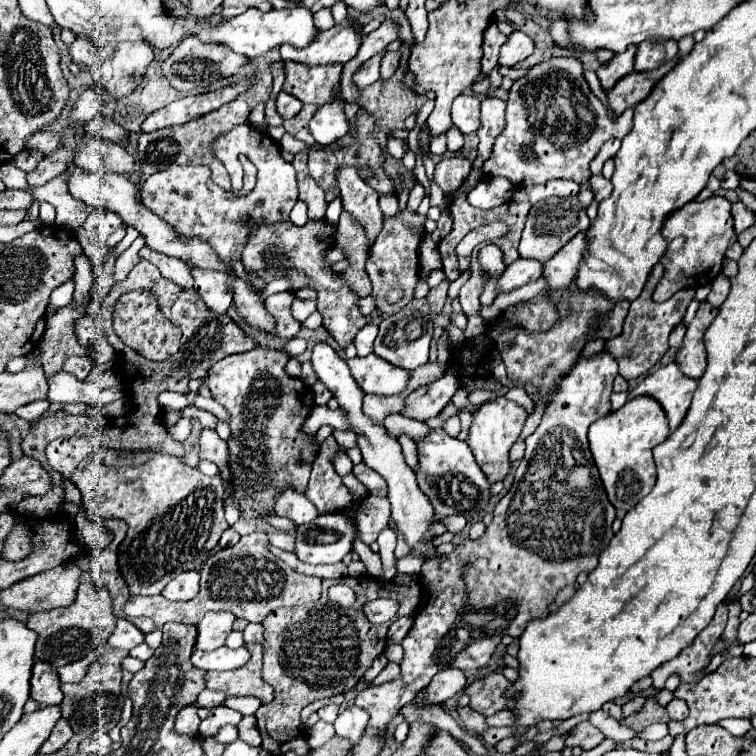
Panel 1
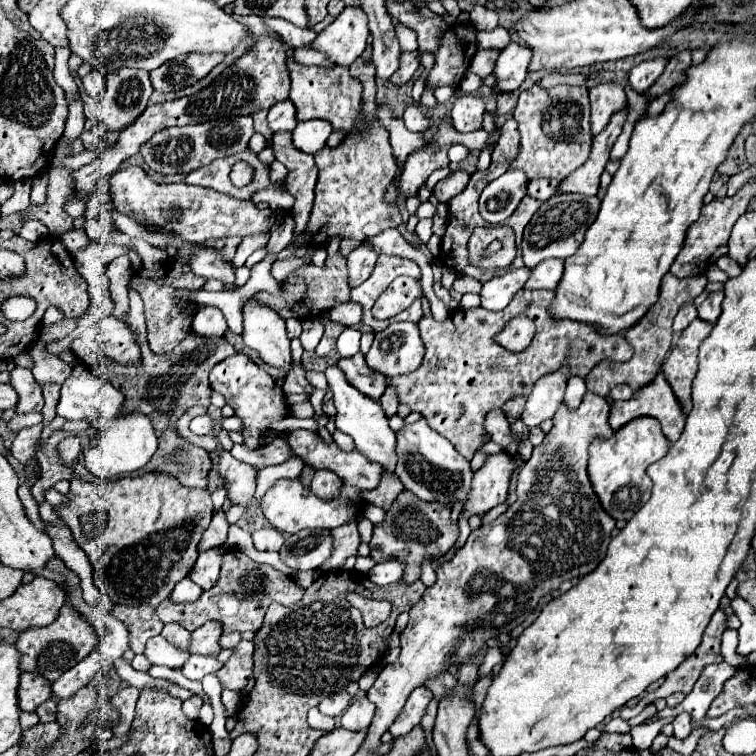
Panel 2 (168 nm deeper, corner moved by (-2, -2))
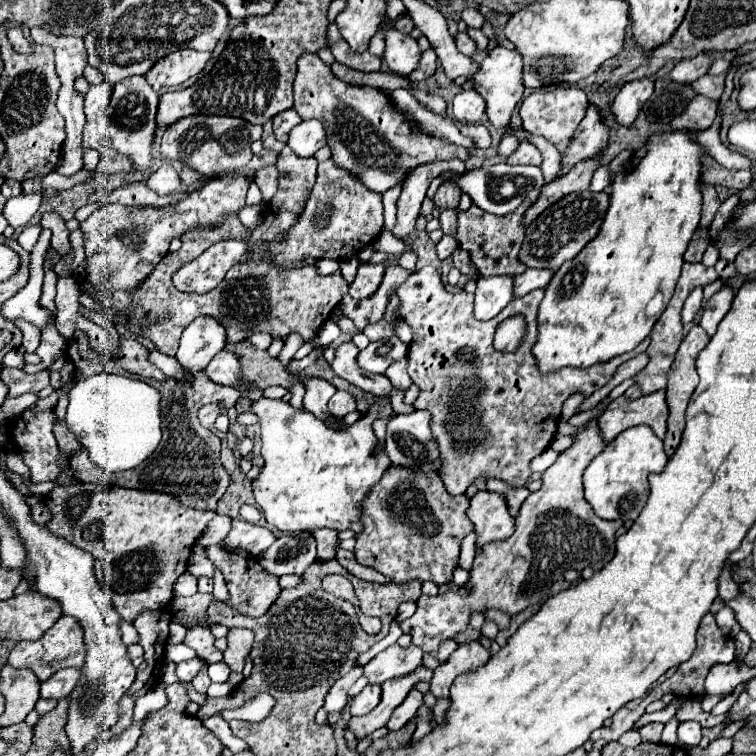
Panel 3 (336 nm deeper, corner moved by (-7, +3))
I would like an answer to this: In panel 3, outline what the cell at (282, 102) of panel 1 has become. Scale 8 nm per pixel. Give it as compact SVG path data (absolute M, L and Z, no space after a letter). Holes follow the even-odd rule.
M284 110L284 112L280 112L280 116L274 116L272 122L274 122L274 136L276 136L276 140L286 142L288 132L296 124L300 124L302 120L300 120L300 116L296 116L296 110Z

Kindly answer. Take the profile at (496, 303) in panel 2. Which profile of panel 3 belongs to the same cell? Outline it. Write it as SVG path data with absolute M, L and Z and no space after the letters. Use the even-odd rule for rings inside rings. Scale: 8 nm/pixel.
M510 276L480 278L478 288L476 288L476 300L474 300L474 318L490 320L510 300L512 300L512 278Z

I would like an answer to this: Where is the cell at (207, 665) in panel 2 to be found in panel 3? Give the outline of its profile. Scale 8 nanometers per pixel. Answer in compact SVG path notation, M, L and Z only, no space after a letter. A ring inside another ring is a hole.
M192 658L192 660L188 660L188 662L180 662L180 664L176 666L176 676L178 676L180 682L190 682L190 680L198 674L198 670L200 670L202 666L204 666L204 662L198 660L198 658Z

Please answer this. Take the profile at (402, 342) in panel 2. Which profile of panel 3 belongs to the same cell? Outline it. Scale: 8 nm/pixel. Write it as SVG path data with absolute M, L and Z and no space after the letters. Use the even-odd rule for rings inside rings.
M394 336L392 340L370 342L364 350L360 350L356 360L362 370L372 374L382 374L392 362L404 358L406 352L408 352L408 344L400 342L400 338Z

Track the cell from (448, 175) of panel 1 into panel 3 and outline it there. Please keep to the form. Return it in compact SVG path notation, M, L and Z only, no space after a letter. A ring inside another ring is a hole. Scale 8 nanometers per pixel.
M442 184L438 188L438 192L434 194L434 206L442 212L448 208L456 208L460 202L460 192L456 192L456 188L452 188L452 184Z

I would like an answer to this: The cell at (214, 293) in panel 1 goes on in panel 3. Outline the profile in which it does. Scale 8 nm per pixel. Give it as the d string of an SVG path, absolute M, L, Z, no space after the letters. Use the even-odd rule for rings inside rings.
M208 316L196 318L180 338L180 348L176 352L176 360L190 374L200 372L216 352L226 346L226 330L216 320L208 320Z

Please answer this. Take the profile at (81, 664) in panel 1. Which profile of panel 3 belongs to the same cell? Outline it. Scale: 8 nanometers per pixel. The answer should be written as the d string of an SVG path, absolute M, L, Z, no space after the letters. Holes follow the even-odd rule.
M62 668L40 684L40 698L66 698L76 686L76 680L80 680L80 668Z

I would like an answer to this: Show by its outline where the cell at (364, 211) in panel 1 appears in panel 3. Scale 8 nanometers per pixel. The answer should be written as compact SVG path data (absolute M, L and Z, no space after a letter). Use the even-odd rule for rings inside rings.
M362 264L358 268L356 280L352 282L348 294L354 300L370 298L378 290L378 286L382 282L382 276L384 276L384 266L382 264Z

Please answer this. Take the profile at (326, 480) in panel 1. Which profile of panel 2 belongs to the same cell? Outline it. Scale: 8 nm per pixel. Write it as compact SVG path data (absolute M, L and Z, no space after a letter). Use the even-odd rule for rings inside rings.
M321 469L315 473L313 477L313 483L311 483L311 493L319 499L325 499L325 501L333 501L339 497L341 493L341 487L343 487L343 481L329 469Z

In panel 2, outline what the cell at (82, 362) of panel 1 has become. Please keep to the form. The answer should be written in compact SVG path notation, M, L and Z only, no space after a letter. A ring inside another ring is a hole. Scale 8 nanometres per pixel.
M35 341L35 345L31 347L31 355L33 355L33 375L35 381L39 383L63 383L71 373L73 373L73 365L65 363L59 357L45 357L41 355L41 341Z

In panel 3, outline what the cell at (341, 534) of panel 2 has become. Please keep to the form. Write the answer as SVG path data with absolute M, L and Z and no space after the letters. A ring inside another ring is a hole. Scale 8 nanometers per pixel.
M314 528L308 530L314 538L316 538L316 548L318 548L318 558L320 560L334 560L334 552L338 546L338 538L336 538L336 530L330 528Z

